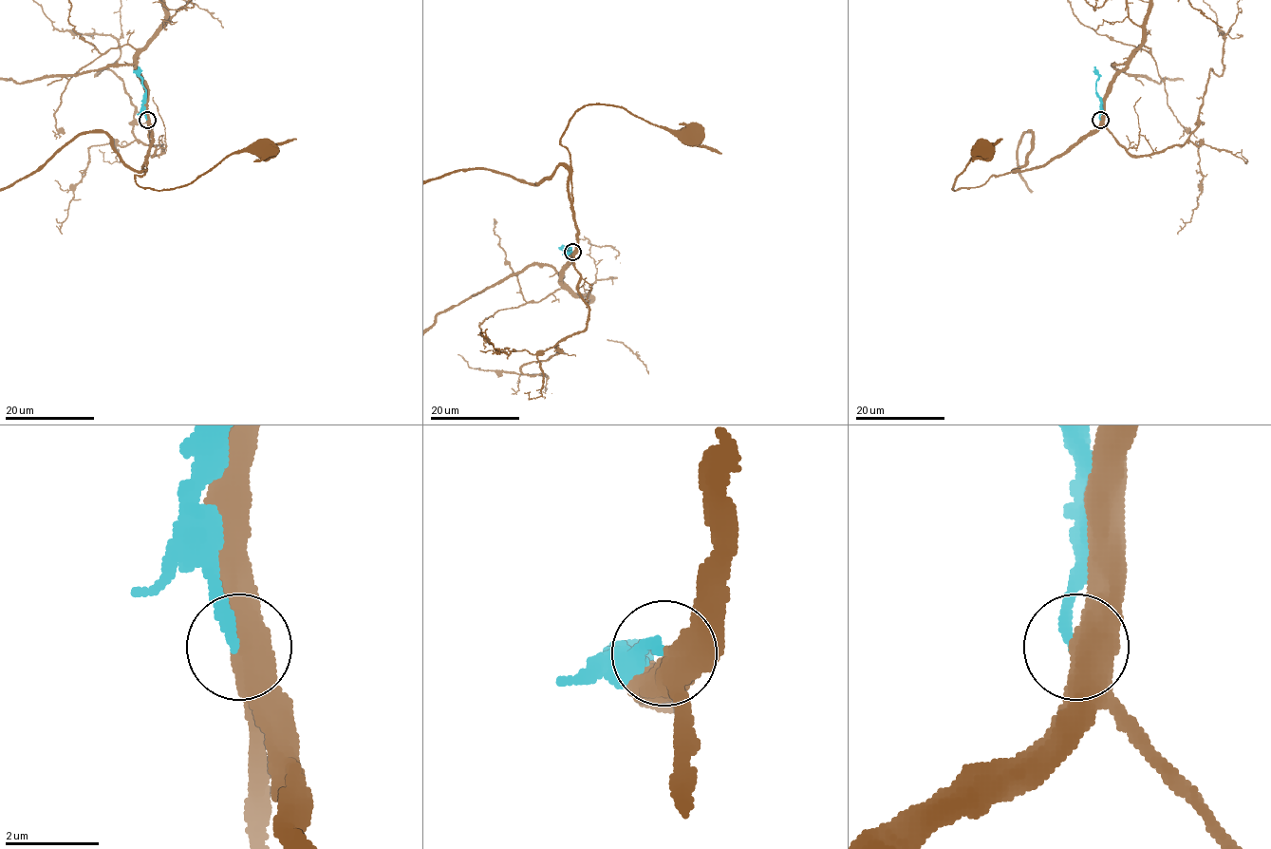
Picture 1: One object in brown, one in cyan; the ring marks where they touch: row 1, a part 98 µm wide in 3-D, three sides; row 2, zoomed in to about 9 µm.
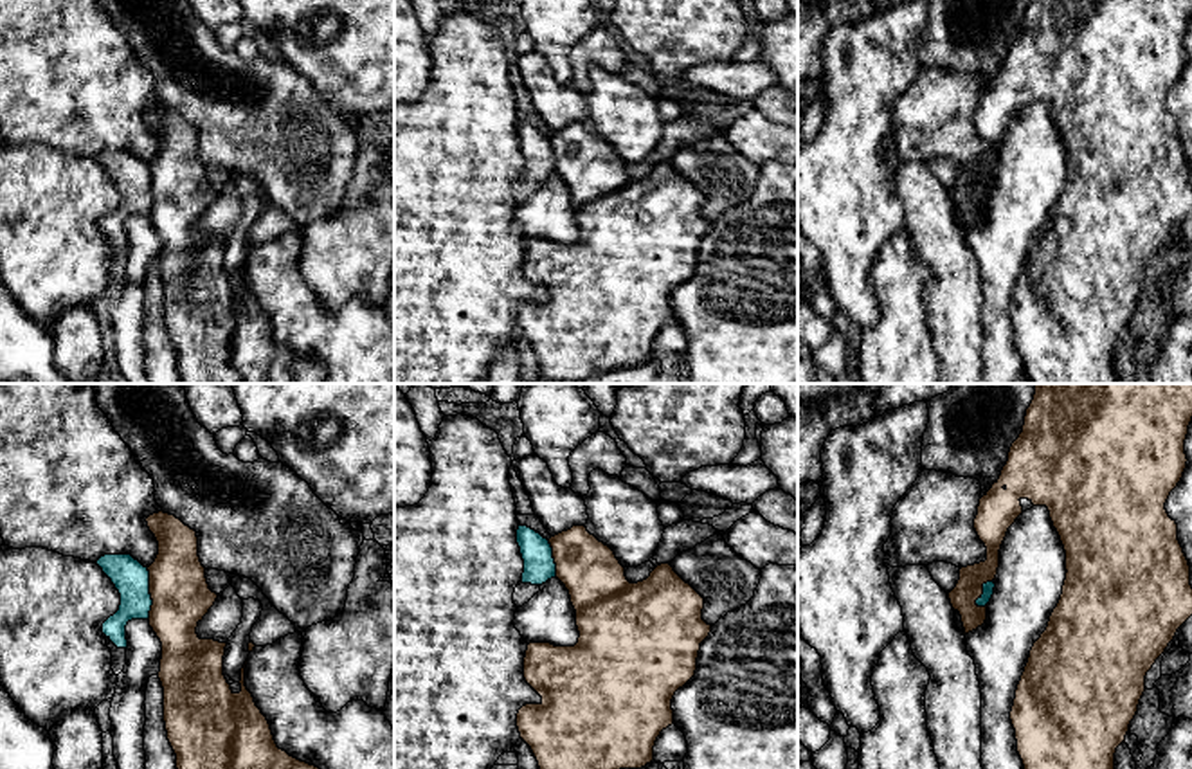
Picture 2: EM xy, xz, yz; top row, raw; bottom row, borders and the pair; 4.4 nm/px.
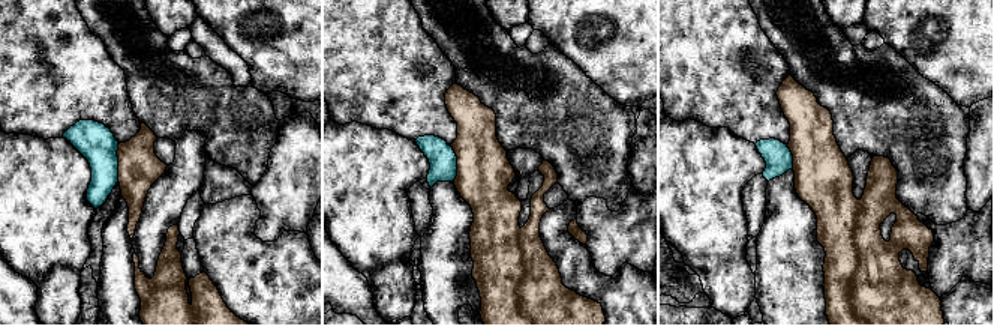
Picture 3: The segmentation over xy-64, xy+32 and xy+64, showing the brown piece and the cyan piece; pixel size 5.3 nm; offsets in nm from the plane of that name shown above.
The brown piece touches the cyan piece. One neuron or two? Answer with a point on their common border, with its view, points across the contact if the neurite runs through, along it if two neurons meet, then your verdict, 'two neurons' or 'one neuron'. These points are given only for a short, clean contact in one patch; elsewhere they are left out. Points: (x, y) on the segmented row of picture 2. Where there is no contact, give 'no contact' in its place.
meets brown in xy at (150, 593); two neurons

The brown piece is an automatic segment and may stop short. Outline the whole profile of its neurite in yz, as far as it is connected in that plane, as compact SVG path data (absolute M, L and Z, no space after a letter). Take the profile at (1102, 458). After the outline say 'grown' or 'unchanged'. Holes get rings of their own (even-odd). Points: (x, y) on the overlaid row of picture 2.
M1035 384L1035 394L1026 409L1023 432L1012 443L1008 461L999 479L980 499L974 529L987 547L987 560L960 569L960 580L949 593L954 611L960 612L965 632L981 627L987 620L987 605L978 607L976 600L983 594L983 585L996 580L999 567L999 549L1008 528L1023 513L1021 501L1028 499L1034 506L1046 506L1053 528L1057 529L1066 551L1066 580L1062 594L1053 609L1046 630L1034 643L1028 663L1016 690L1010 720L1016 729L1017 753L1025 769L1115 769L1116 747L1125 742L1129 724L1138 711L1145 692L1145 675L1174 639L1178 629L1192 616L1190 565L1178 540L1178 524L1165 510L1170 492L1178 486L1187 468L1185 439L1192 421L1192 384Z | unchanged

